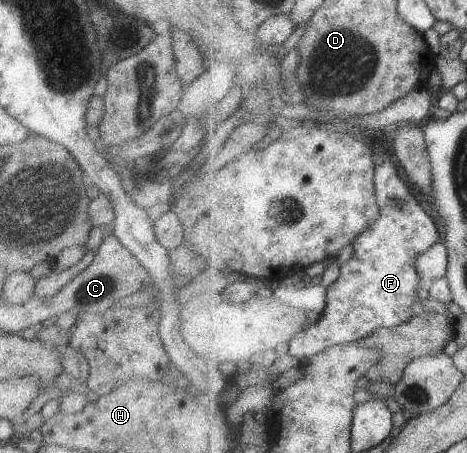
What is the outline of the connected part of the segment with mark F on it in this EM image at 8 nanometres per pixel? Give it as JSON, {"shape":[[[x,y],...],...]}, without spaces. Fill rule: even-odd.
{"shape":[[[386,144],[374,148],[375,192],[379,214],[368,229],[365,229],[353,242],[355,254],[350,261],[341,265],[340,275],[326,291],[327,308],[314,326],[303,329],[289,343],[288,354],[299,359],[300,365],[315,358],[319,353],[338,344],[359,342],[371,335],[378,328],[392,329],[410,321],[419,311],[417,308],[417,291],[426,284],[418,271],[419,257],[423,256],[433,245],[441,241],[441,233],[433,217],[423,209],[417,195],[409,187],[410,181],[399,175],[395,165],[394,154]]]}

